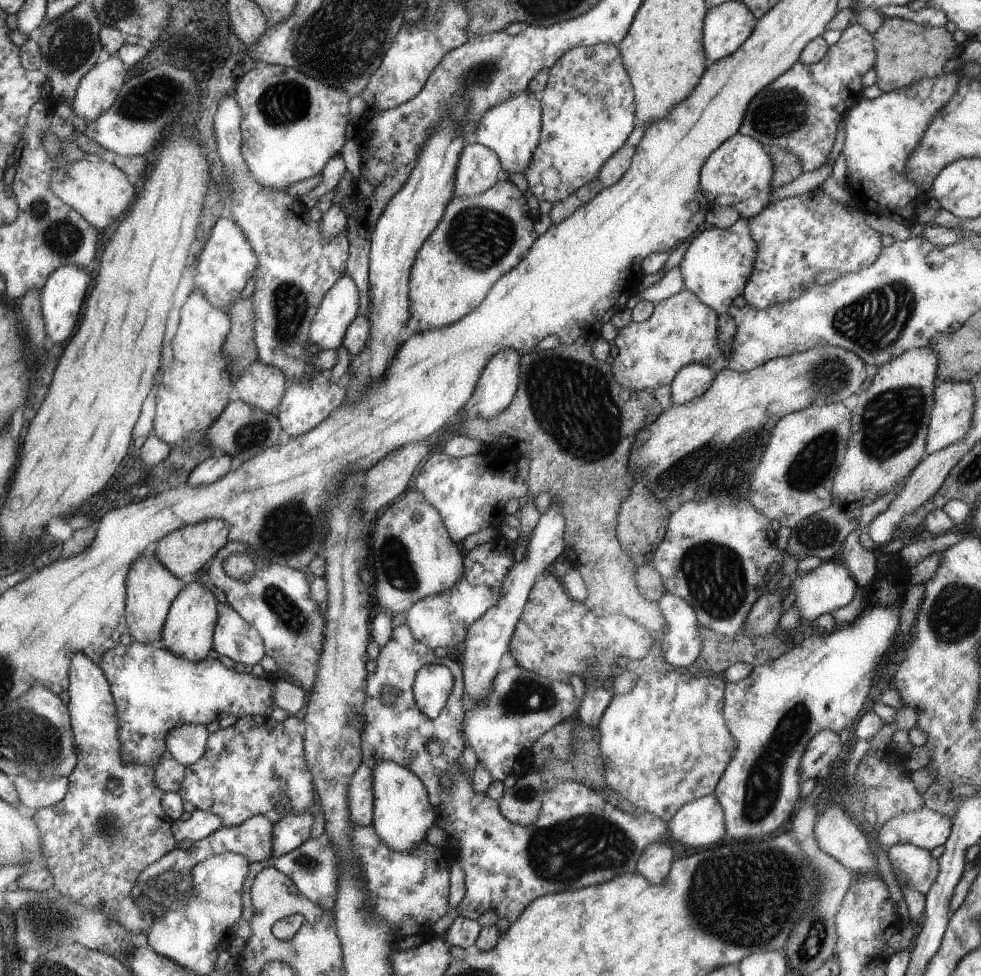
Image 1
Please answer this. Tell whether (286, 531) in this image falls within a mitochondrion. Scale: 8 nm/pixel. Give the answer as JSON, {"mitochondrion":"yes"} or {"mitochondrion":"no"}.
{"mitochondrion":"yes"}

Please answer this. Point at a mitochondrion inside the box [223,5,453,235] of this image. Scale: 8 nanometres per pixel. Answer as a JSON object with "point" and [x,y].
{"point":[286,102]}

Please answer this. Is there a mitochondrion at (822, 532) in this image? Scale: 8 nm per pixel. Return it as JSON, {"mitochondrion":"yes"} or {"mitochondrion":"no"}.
{"mitochondrion":"yes"}

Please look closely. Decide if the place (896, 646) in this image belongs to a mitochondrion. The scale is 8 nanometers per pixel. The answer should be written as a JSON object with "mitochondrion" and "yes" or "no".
{"mitochondrion":"no"}

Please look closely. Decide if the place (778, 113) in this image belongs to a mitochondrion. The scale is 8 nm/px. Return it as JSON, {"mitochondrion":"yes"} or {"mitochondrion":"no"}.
{"mitochondrion":"yes"}

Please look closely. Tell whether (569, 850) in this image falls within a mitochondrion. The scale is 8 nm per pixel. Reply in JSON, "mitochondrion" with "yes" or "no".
{"mitochondrion":"yes"}

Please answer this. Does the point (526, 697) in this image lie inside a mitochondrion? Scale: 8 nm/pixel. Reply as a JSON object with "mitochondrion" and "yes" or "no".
{"mitochondrion":"yes"}

